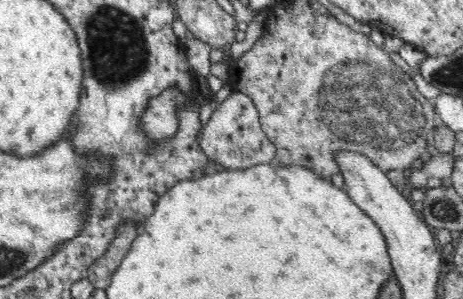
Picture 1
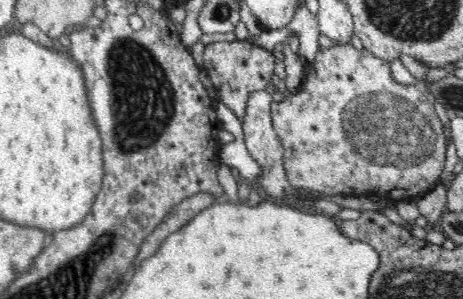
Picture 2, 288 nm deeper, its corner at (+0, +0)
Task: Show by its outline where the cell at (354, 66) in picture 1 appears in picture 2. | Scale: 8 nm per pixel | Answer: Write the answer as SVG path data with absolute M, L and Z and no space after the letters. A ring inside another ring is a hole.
M354 46L352 48L332 48L332 50L318 50L314 62L308 64L308 74L306 76L306 86L304 90L296 96L292 94L292 98L284 98L282 104L274 102L272 104L272 118L274 118L274 130L280 138L280 144L284 148L284 168L288 174L290 184L296 190L308 190L312 192L314 198L326 198L326 196L366 196L366 198L384 198L386 202L412 202L422 198L424 194L428 194L430 190L434 190L434 186L440 182L444 164L446 164L446 136L442 134L442 124L440 118L434 110L434 104L430 104L428 94L424 94L420 88L416 86L402 86L394 80L392 70L390 70L390 62L380 60L378 56L372 56L370 52L358 52Z

